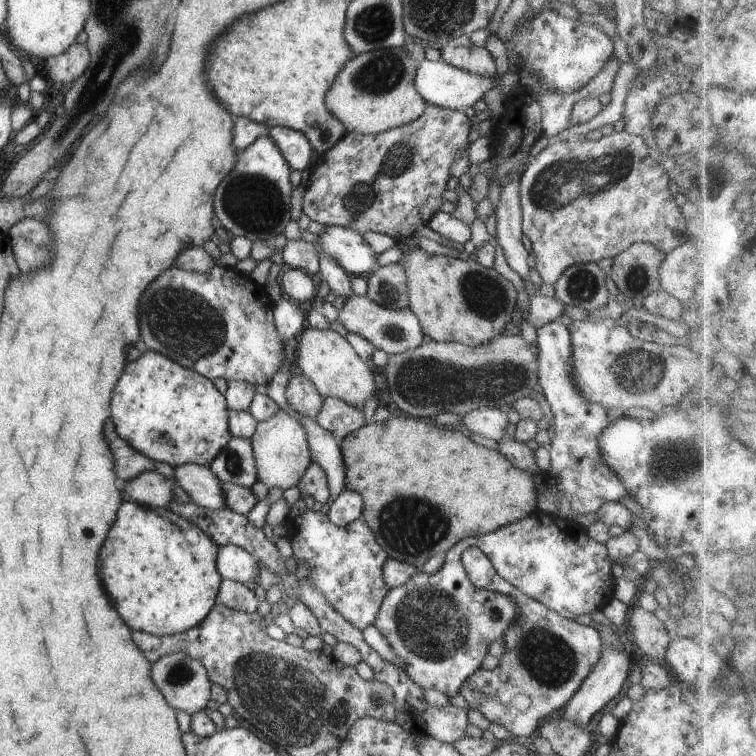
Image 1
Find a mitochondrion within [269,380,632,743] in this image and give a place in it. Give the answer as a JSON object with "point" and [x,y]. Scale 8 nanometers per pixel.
{"point":[427,623]}

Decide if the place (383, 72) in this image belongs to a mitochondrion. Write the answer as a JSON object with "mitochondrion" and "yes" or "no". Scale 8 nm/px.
{"mitochondrion":"yes"}

